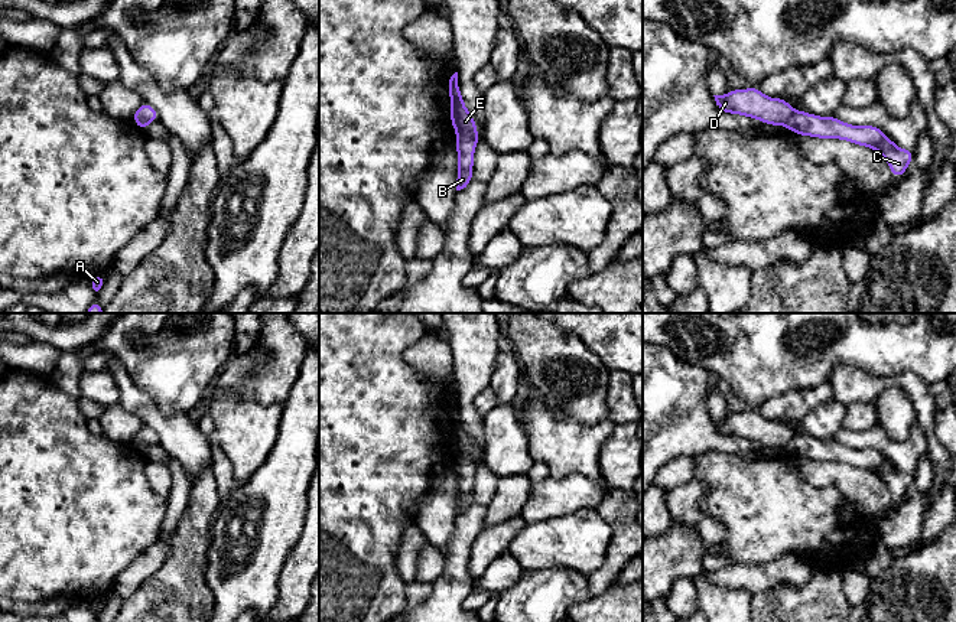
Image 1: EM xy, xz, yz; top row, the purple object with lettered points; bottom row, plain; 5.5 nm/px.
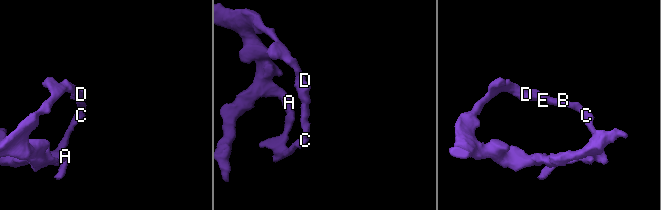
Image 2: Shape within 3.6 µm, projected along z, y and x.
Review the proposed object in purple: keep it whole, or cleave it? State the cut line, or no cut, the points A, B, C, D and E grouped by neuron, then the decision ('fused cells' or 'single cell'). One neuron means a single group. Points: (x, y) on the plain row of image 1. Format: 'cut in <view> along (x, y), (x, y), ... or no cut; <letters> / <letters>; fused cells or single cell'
cut in xz along (457, 458), (468, 458), (477, 463); A D E / B C; fused cells

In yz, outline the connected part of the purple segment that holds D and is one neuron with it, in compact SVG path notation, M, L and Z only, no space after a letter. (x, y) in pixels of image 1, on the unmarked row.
M758 410L731 413L726 419L713 419L721 434L747 439L771 449L786 449L794 432L783 421L770 421Z

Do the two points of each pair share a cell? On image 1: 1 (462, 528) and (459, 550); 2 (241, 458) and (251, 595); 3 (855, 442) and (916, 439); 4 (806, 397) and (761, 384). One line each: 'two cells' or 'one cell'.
1: one cell
2: two cells
3: one cell
4: two cells

